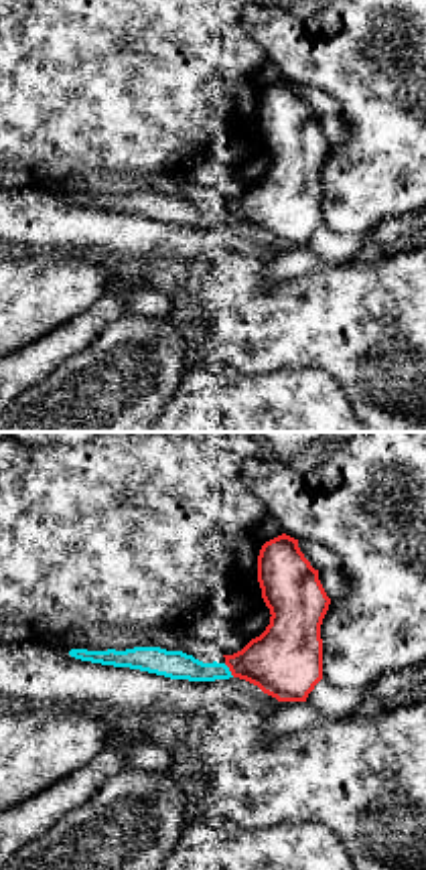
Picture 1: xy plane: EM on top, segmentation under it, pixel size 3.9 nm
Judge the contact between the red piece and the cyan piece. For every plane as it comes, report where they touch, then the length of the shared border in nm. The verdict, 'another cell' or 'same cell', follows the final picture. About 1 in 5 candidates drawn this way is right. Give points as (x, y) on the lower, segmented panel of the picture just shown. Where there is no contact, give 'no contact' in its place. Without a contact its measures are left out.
(230, 670) | 70 nm

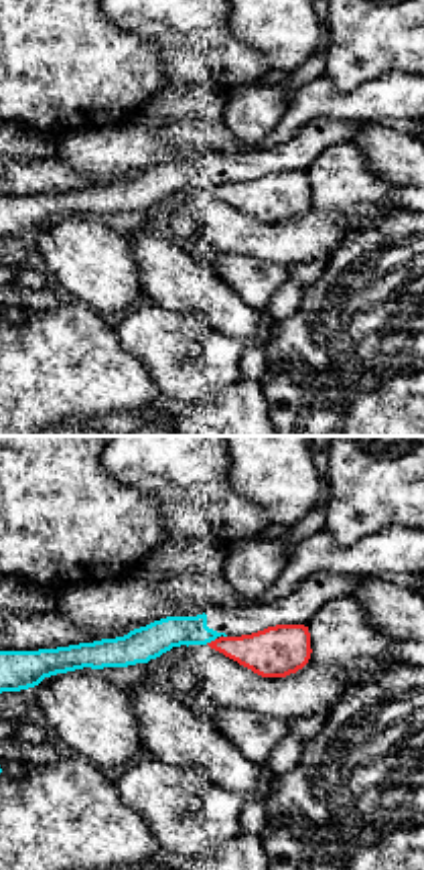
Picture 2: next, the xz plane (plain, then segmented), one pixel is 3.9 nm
(212, 641) | 50 nm

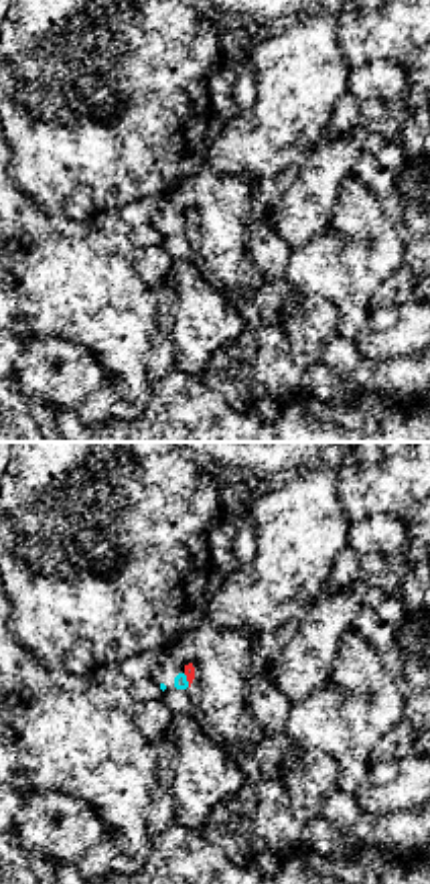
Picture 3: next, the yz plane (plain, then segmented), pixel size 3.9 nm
(187, 680) | 60 nm

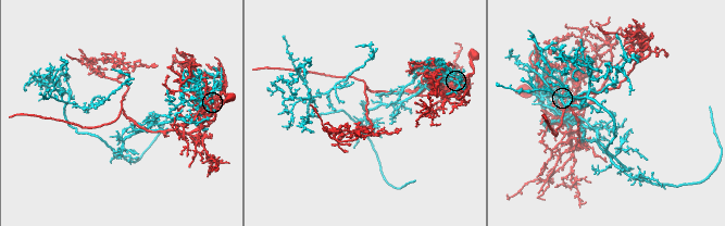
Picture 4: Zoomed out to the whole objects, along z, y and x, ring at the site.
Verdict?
another cell

